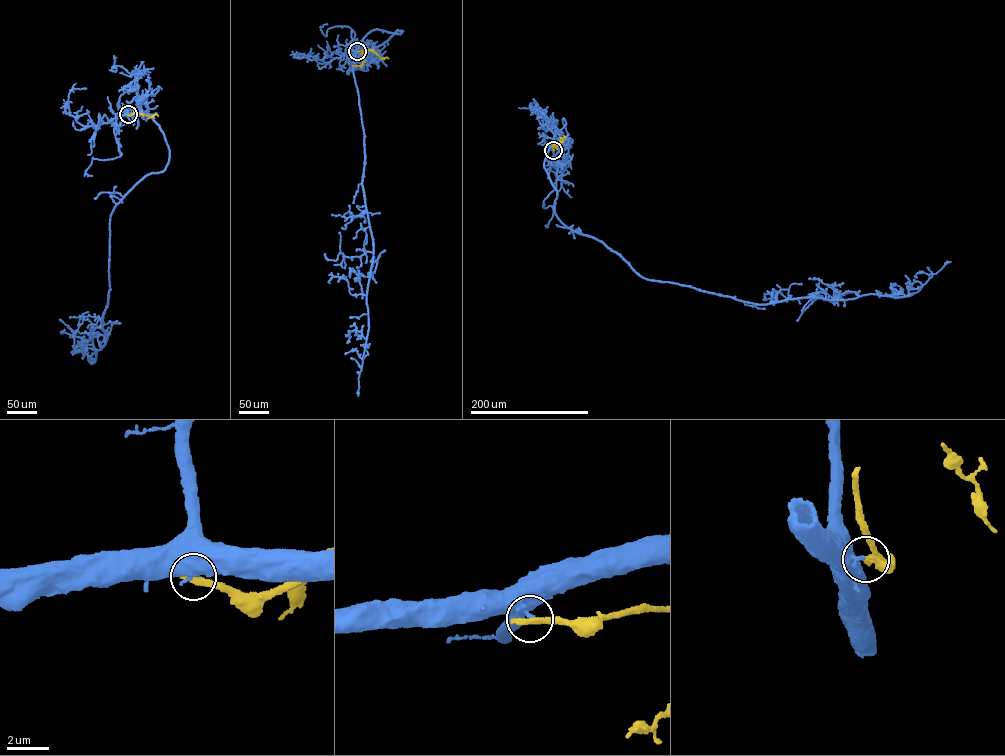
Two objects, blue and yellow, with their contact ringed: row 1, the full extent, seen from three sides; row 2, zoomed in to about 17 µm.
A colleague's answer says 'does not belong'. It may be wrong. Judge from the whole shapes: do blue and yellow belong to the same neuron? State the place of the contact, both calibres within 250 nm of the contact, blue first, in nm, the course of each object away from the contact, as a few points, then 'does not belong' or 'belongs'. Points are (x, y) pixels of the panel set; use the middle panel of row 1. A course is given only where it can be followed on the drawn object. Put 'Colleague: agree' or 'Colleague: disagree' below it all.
at (357, 51); 280 nm thick on the blue side, 400 nm on the other; blue runs (357, 51), (374, 48), (402, 31), (369, 33), (353, 65), (364, 134), (362, 185), (373, 247), (358, 396); yellow runs (357, 51), (372, 50), (381, 58), (388, 58); does not belong
Colleague: agree

